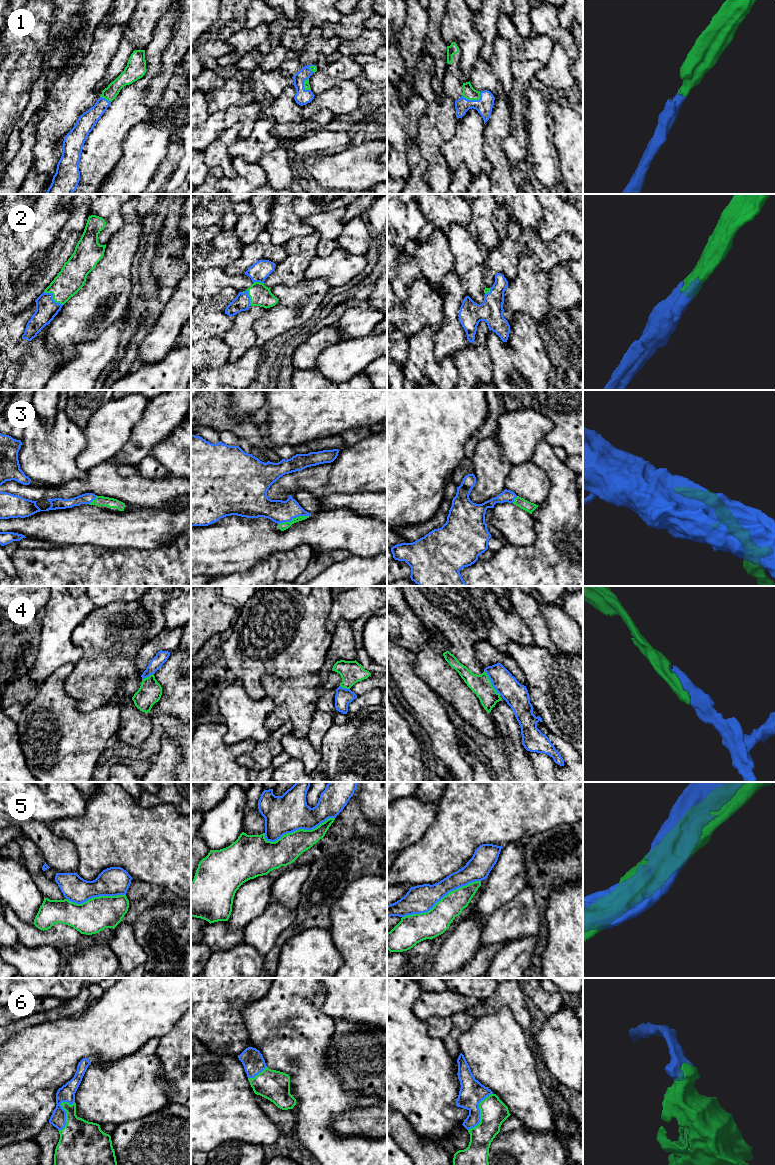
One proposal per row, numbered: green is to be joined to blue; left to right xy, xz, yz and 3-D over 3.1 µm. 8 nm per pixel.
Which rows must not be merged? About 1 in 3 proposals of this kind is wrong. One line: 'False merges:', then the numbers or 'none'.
False merges: 5

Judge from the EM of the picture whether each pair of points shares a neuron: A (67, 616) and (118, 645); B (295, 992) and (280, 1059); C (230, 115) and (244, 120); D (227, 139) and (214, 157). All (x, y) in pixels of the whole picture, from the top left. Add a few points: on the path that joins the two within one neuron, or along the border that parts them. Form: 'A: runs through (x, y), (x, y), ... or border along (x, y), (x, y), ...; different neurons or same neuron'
A: border along (94, 607), (73, 630), (71, 641), (75, 645); different neurons
B: runs through (291, 1009), (289, 1015), (289, 1042); same neuron
C: runs through (233, 115), (241, 117); same neuron
D: runs through (223, 143), (216, 153); same neuron

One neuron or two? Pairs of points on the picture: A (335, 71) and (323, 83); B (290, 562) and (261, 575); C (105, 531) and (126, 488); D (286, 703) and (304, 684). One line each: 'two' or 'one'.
A: one
B: one
C: two
D: one

